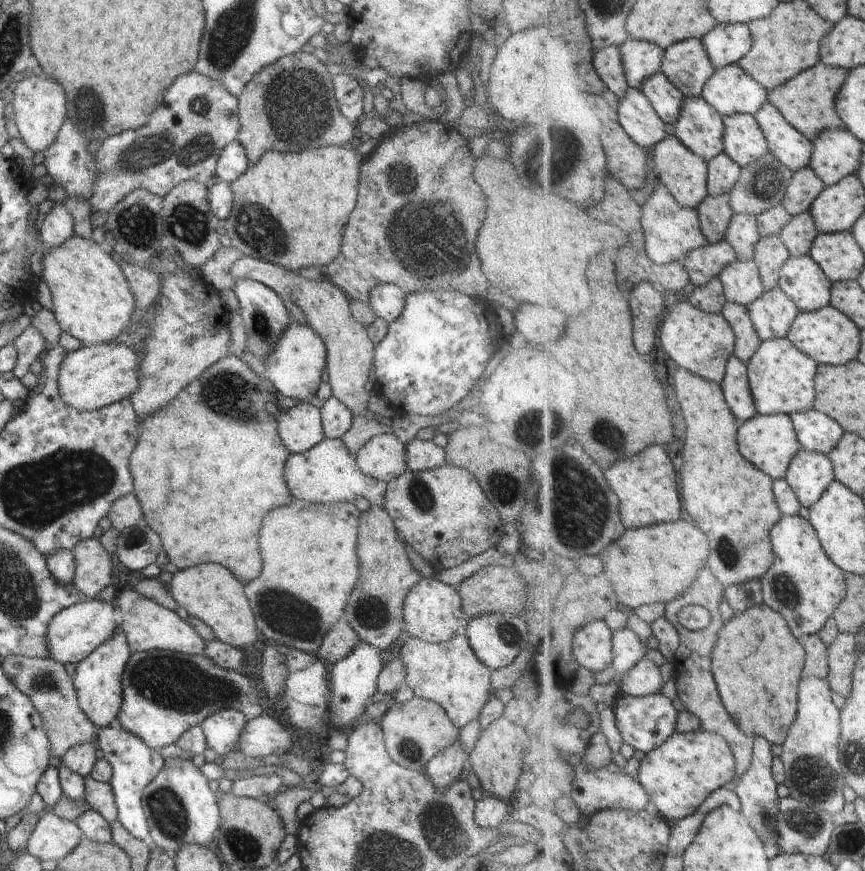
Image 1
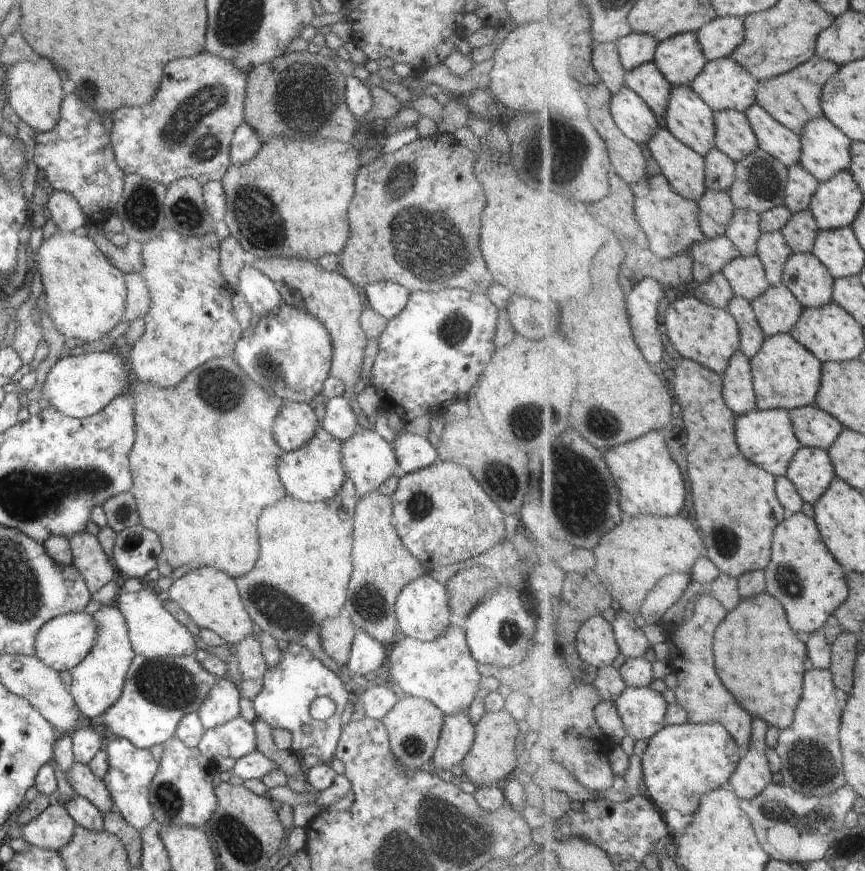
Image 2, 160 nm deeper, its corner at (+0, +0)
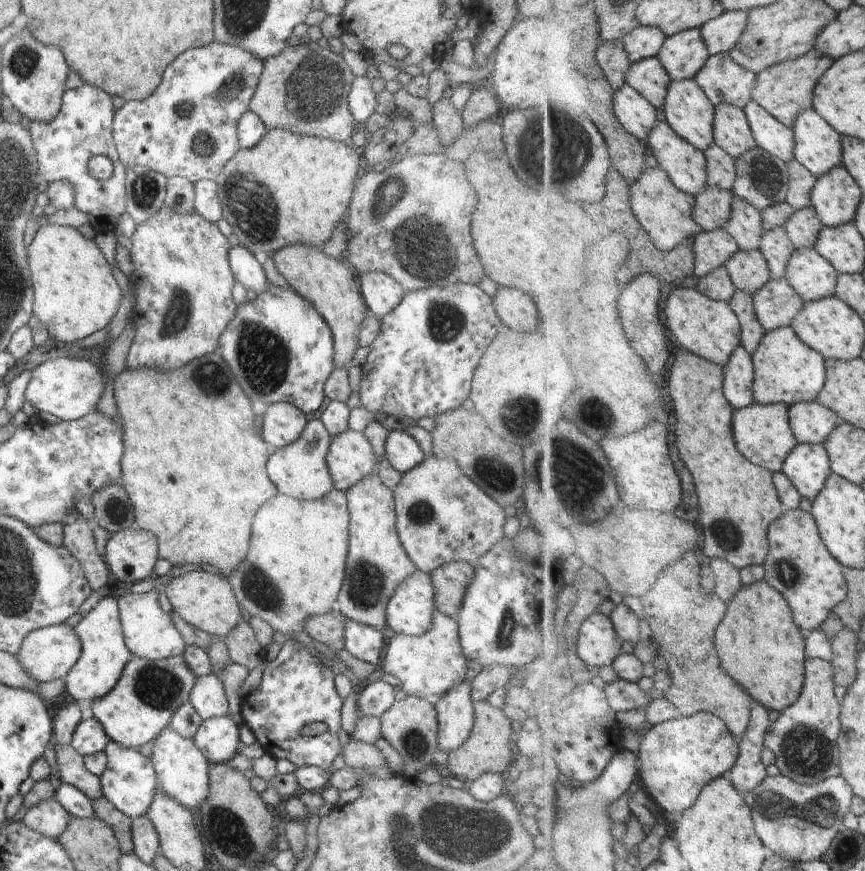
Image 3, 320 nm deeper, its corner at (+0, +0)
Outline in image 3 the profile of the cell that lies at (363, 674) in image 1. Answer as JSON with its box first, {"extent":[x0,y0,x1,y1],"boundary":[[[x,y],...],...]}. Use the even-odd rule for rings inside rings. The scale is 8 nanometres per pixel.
{"extent":[345,619,384,666],"boundary":[[[347,619],[345,622],[345,650],[354,658],[370,662],[375,666],[384,648],[384,633],[377,628]]]}

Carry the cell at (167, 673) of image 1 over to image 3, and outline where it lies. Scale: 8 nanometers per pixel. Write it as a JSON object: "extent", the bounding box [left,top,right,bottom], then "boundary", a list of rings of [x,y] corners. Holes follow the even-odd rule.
{"extent":[90,655,197,750],"boundary":[[[180,655],[158,660],[133,656],[114,688],[100,699],[91,700],[90,706],[111,741],[138,750],[169,726],[172,715],[188,702],[197,678]]]}

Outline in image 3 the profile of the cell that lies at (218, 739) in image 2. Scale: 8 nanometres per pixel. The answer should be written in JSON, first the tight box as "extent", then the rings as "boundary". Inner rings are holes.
{"extent":[192,715,240,763],"boundary":[[[228,715],[202,721],[192,740],[211,763],[226,763],[236,754],[240,727]]]}

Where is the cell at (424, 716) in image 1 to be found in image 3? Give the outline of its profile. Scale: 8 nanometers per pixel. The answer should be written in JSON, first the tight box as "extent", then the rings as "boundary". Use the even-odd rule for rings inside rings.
{"extent":[381,697,439,776],"boundary":[[[411,697],[394,701],[394,704],[381,716],[381,737],[396,750],[403,760],[404,773],[417,776],[418,772],[426,769],[426,766],[435,764],[434,752],[439,749],[437,743],[438,721],[437,712],[427,700]]]}

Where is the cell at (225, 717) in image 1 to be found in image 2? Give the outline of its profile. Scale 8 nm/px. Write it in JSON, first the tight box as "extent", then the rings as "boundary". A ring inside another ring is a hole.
{"extent":[197,677,240,730],"boundary":[[[225,677],[218,680],[212,690],[206,696],[202,708],[198,710],[197,716],[205,730],[218,728],[234,718],[240,717],[240,694],[236,684]]]}

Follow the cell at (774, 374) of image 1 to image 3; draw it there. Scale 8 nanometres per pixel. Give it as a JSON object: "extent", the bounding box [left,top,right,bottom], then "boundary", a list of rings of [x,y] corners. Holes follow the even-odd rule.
{"extent":[753,326,827,407],"boundary":[[[793,326],[782,327],[775,331],[767,331],[762,344],[753,353],[755,357],[755,397],[758,403],[763,405],[784,403],[789,407],[796,403],[818,401],[824,387],[827,384],[827,357],[809,344],[806,344]]]}

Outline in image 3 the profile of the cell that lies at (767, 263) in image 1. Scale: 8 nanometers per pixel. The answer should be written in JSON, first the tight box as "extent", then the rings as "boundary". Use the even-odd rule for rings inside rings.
{"extent":[760,227,798,278],"boundary":[[[787,227],[766,231],[760,249],[771,264],[773,278],[786,278],[788,265],[798,249],[788,234]]]}

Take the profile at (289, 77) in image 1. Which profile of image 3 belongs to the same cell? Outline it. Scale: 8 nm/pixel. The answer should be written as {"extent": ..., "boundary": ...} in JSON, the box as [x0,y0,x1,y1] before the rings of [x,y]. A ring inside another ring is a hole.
{"extent":[249,42,359,147],"boundary":[[[309,42],[287,44],[282,52],[263,60],[263,73],[249,110],[259,116],[267,129],[286,128],[294,134],[330,138],[352,147],[352,136],[359,127],[347,105],[353,78],[350,67],[330,47]]]}

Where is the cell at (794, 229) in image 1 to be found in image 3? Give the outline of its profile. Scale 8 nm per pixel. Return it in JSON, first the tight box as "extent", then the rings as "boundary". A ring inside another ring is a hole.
{"extent":[786,206,826,249],"boundary":[[[812,206],[795,211],[786,227],[797,248],[803,249],[816,247],[826,226],[817,208]]]}

